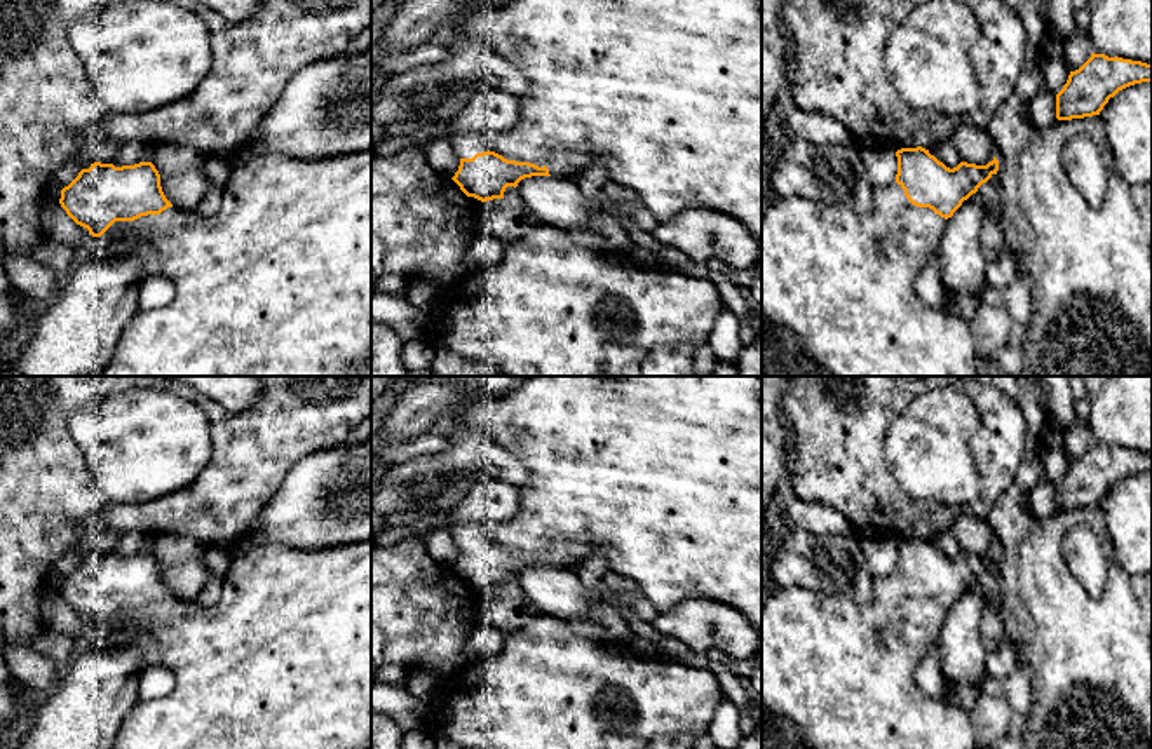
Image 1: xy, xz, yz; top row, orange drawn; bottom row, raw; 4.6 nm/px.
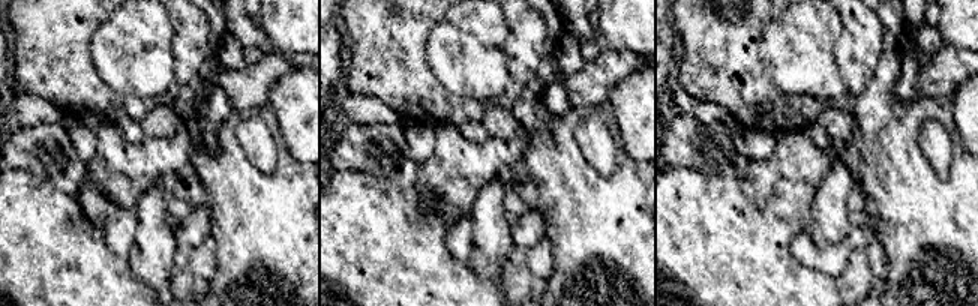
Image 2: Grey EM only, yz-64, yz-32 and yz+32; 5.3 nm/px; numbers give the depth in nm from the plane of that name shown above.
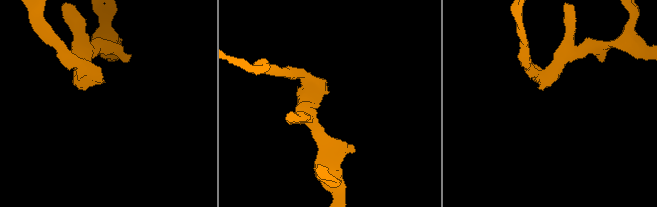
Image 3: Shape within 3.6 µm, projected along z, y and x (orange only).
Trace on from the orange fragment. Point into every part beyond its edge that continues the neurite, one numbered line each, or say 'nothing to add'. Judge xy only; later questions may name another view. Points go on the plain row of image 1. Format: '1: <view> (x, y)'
1: xy (283, 661)

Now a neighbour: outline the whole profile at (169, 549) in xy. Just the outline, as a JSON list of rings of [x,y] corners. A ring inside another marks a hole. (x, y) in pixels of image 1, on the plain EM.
[[[159,535],[153,536],[152,554],[160,566],[171,568],[202,557],[207,547],[193,536]]]

